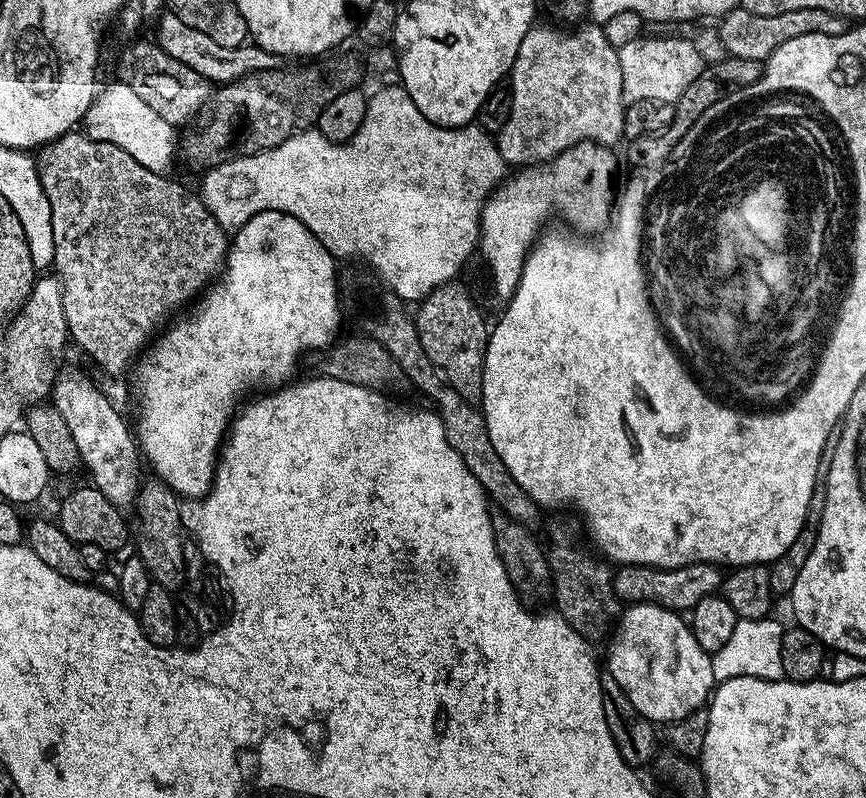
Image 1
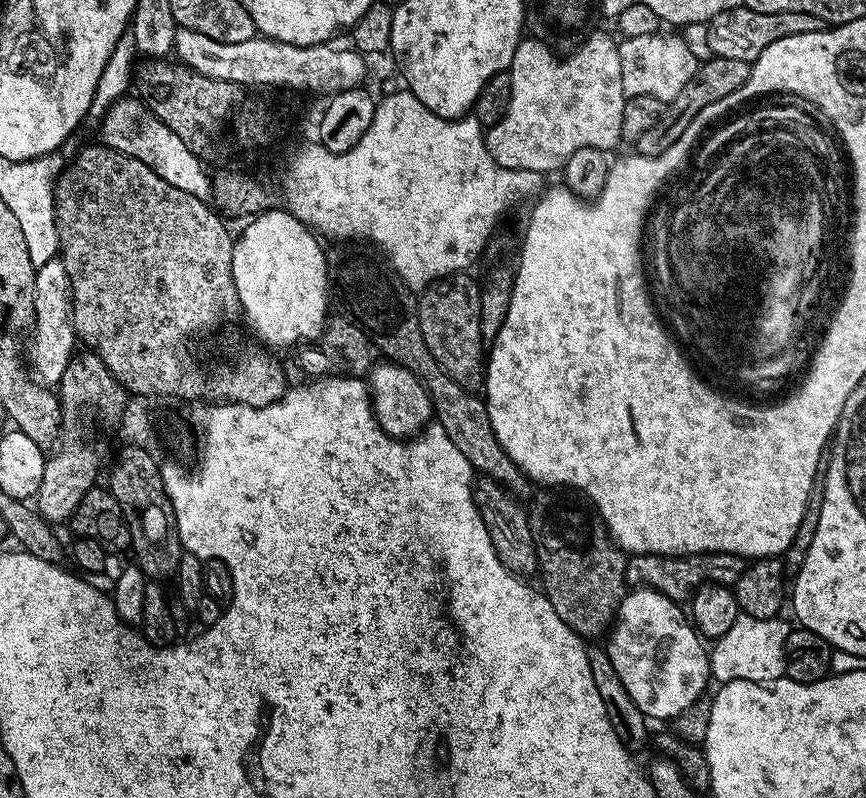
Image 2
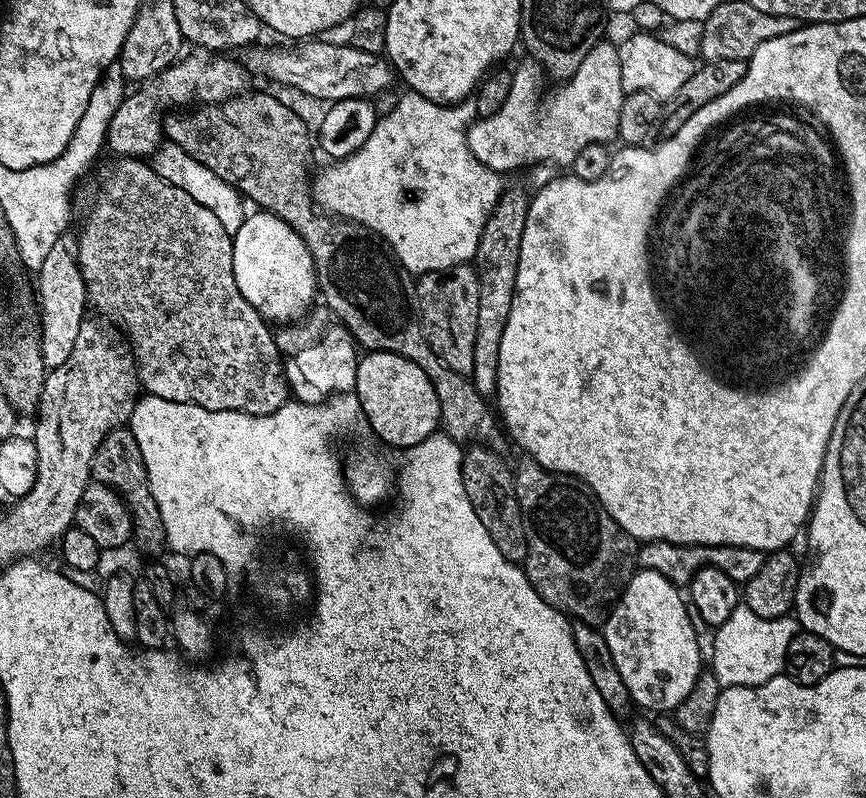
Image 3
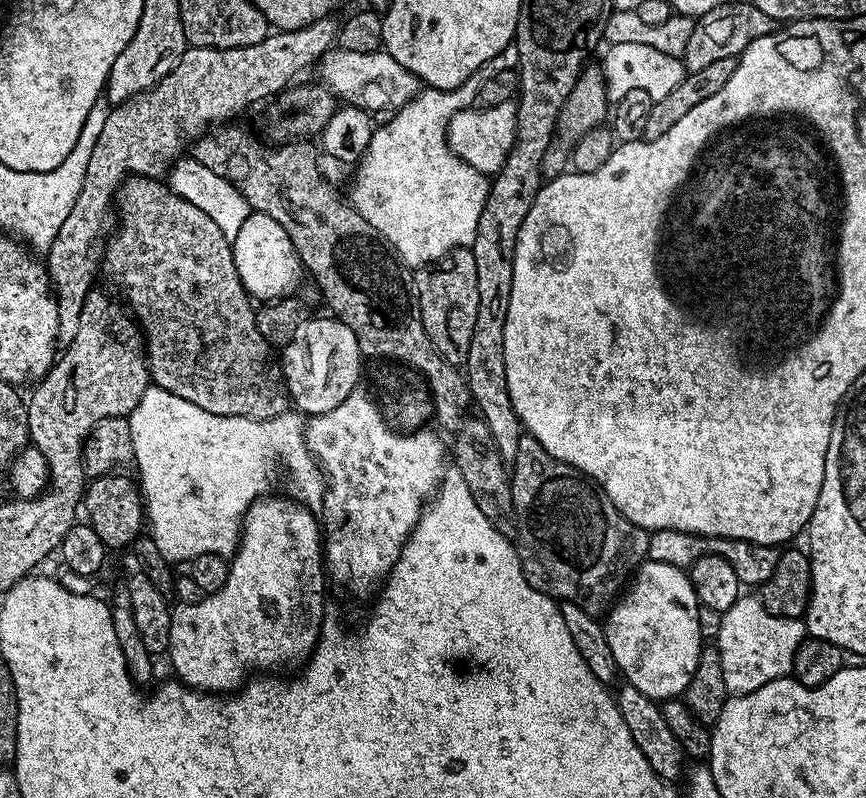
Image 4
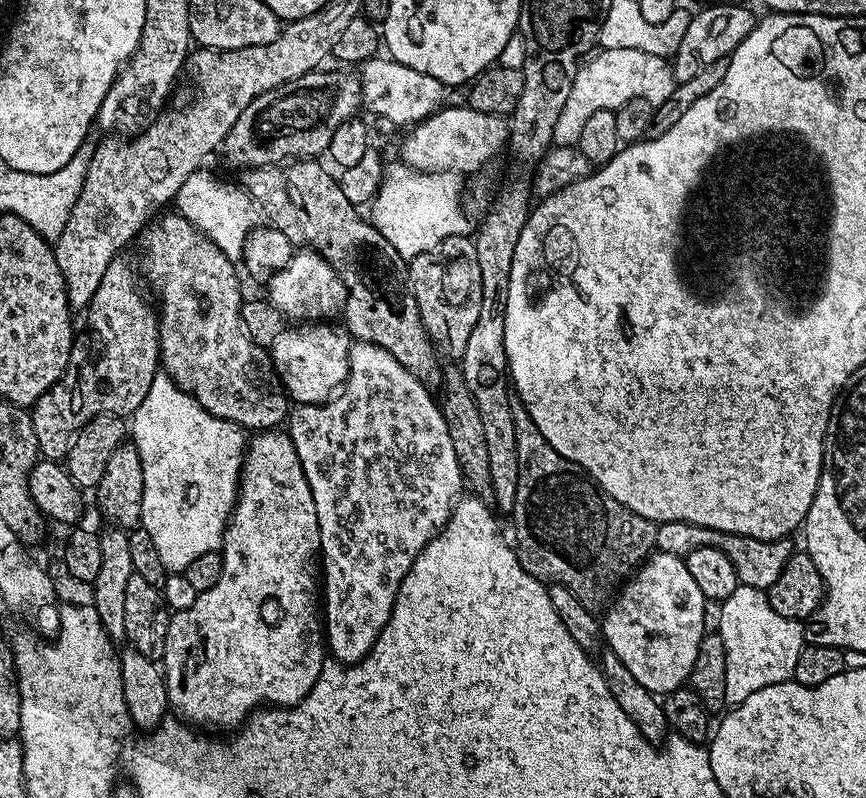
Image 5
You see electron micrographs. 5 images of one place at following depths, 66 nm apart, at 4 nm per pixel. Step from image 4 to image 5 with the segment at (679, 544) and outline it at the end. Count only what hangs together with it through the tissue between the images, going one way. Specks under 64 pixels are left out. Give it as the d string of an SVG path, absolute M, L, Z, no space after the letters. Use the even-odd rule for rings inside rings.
M666 522L656 526L655 551L685 557L690 550L700 550L702 546L714 546L714 550L722 550L730 562L734 562L734 570L741 584L767 589L774 586L778 574L782 574L782 566L791 558L794 545L791 539L759 540L742 534L730 534L722 530L710 530L706 526L698 526L694 522Z

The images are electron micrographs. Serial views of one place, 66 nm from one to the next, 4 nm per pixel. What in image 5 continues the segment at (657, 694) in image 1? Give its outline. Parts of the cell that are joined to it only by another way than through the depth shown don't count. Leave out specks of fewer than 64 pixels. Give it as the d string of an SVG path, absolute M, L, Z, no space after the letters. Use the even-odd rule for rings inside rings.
M653 551L603 613L603 643L622 658L630 674L634 674L646 690L657 694L672 692L689 683L694 658L698 658L698 642L702 642L706 631L704 607L702 590L698 590L683 559Z

